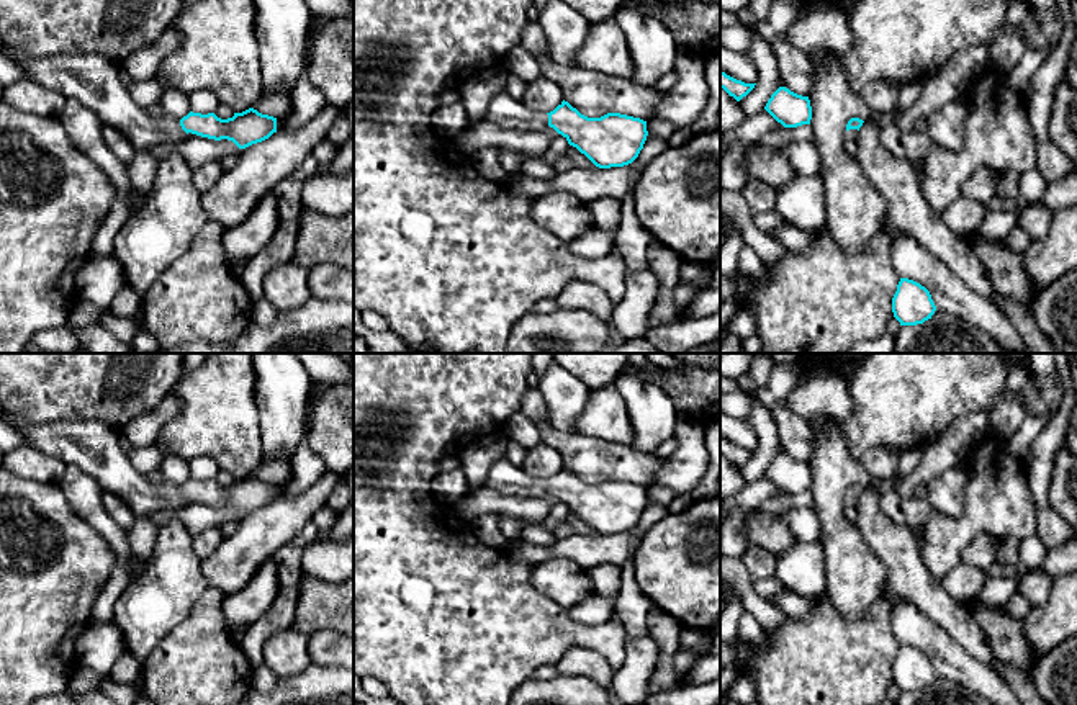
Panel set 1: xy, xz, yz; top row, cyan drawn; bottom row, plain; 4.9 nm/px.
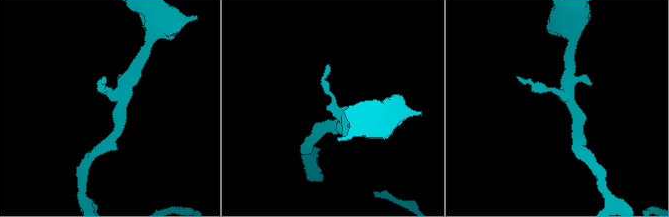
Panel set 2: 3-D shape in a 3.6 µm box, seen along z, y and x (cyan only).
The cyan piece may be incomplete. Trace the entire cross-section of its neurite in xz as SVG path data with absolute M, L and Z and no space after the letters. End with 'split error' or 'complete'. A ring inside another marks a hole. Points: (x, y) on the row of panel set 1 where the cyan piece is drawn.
M506 90L493 98L483 121L519 131L543 131L550 126L599 168L632 164L648 136L647 121L640 118L620 113L588 118L565 100L553 111L538 113Z; split error

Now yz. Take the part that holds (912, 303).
M900 278L892 298L892 312L900 326L917 326L931 319L936 306L930 291L920 283Z; complete

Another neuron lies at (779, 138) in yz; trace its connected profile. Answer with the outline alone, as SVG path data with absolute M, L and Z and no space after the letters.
M810 124L797 128L781 128L766 134L758 144L764 147L784 149L792 141L810 141L813 142L815 134Z

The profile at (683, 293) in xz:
M678 283L673 290L674 306L681 311L684 309L697 293L696 285Z

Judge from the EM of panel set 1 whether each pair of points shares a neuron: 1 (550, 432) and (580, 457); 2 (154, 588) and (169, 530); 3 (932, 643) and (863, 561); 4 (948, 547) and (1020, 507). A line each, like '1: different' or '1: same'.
1: same
2: same
3: different
4: same

